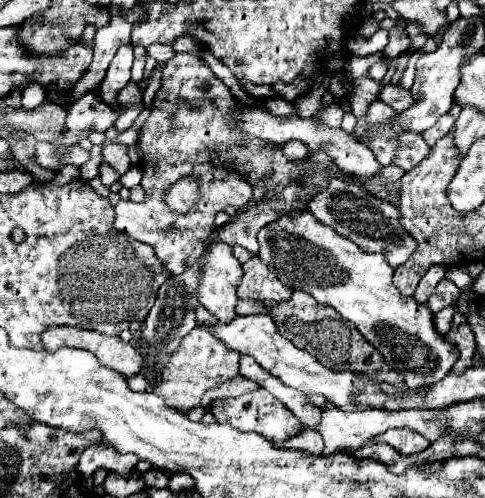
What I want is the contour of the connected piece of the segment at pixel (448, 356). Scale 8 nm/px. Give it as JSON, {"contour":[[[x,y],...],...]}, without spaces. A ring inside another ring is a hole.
{"contour":[[[303,210],[295,216],[283,216],[265,226],[265,232],[259,232],[259,258],[277,274],[285,286],[311,294],[319,304],[335,308],[345,320],[355,324],[363,338],[383,354],[389,368],[405,374],[403,378],[409,388],[439,382],[455,364],[457,350],[435,330],[433,314],[429,308],[425,304],[417,304],[413,298],[401,296],[397,288],[393,288],[393,268],[387,264],[383,254],[363,252],[359,246],[339,236],[333,228],[321,224],[311,210]]]}

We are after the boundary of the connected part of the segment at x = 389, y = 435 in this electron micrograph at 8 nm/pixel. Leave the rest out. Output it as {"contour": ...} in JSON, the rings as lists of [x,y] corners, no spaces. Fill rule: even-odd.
{"contour":[[[391,428],[391,430],[383,432],[381,436],[375,436],[373,440],[375,442],[387,442],[401,454],[417,454],[421,450],[429,448],[429,444],[431,444],[421,434],[407,430],[407,428]]]}

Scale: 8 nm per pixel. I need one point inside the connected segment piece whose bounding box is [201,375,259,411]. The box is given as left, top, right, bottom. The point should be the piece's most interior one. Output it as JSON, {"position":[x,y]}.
{"position":[240,385]}

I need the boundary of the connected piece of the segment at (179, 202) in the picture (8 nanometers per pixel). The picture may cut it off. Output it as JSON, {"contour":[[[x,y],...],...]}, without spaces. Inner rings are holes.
{"contour":[[[185,176],[177,180],[165,192],[165,202],[173,212],[189,212],[199,200],[199,180],[195,176]]]}

